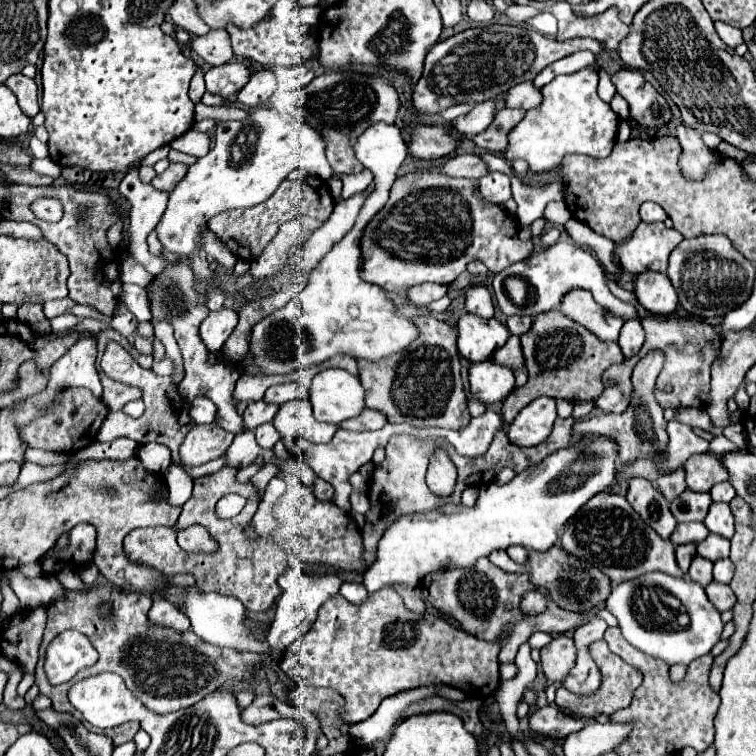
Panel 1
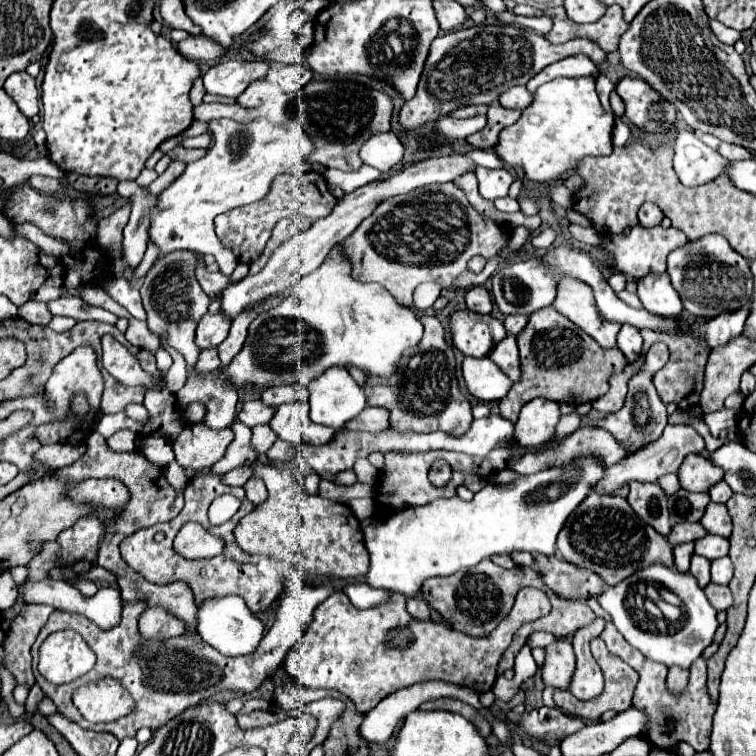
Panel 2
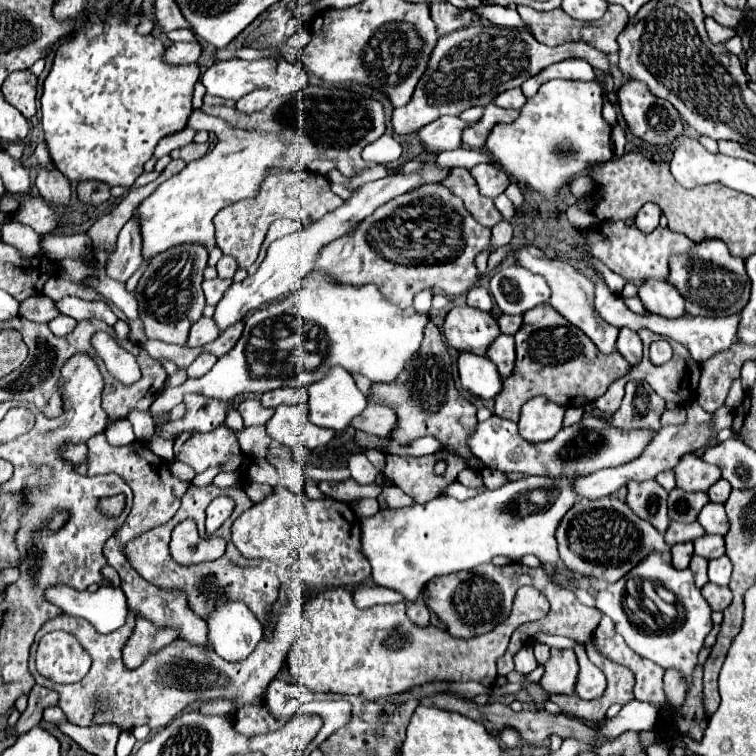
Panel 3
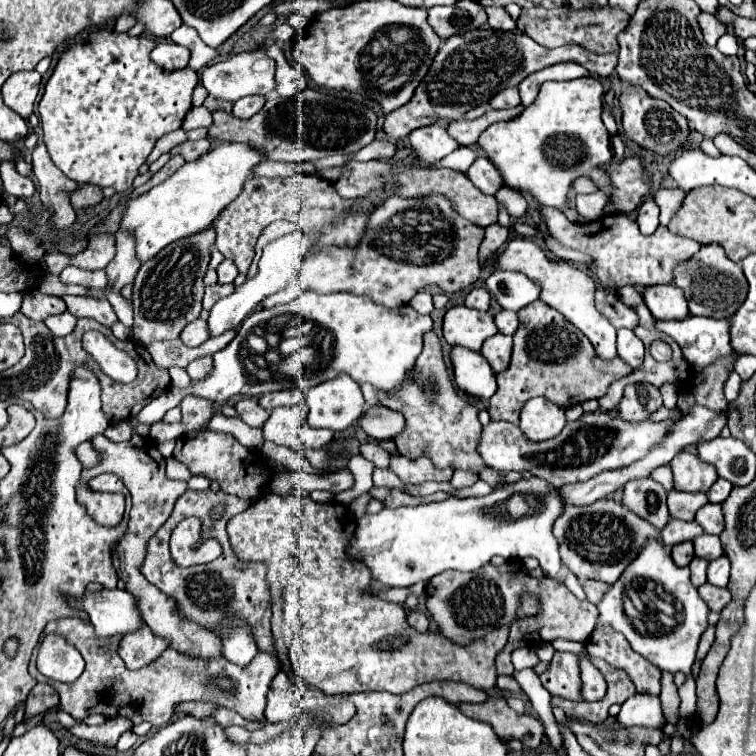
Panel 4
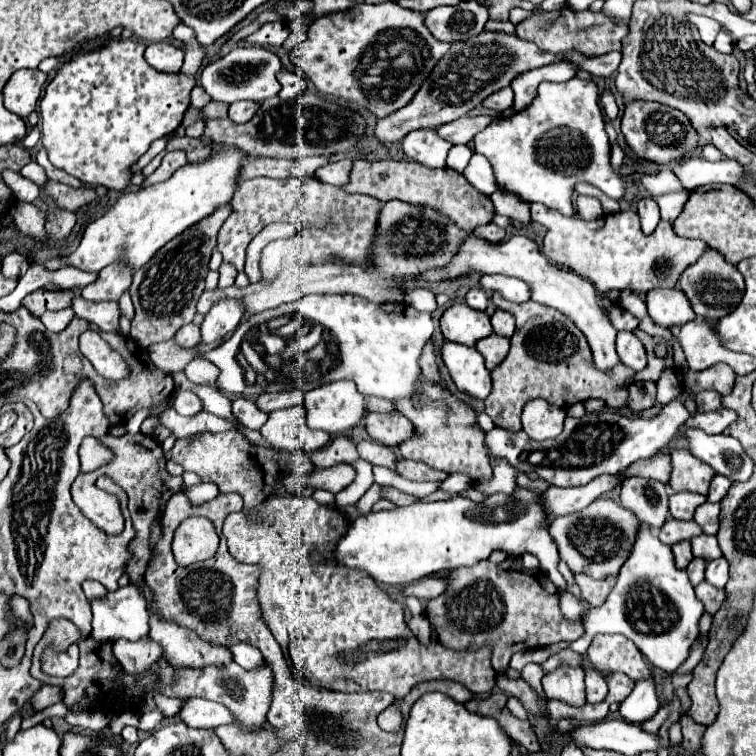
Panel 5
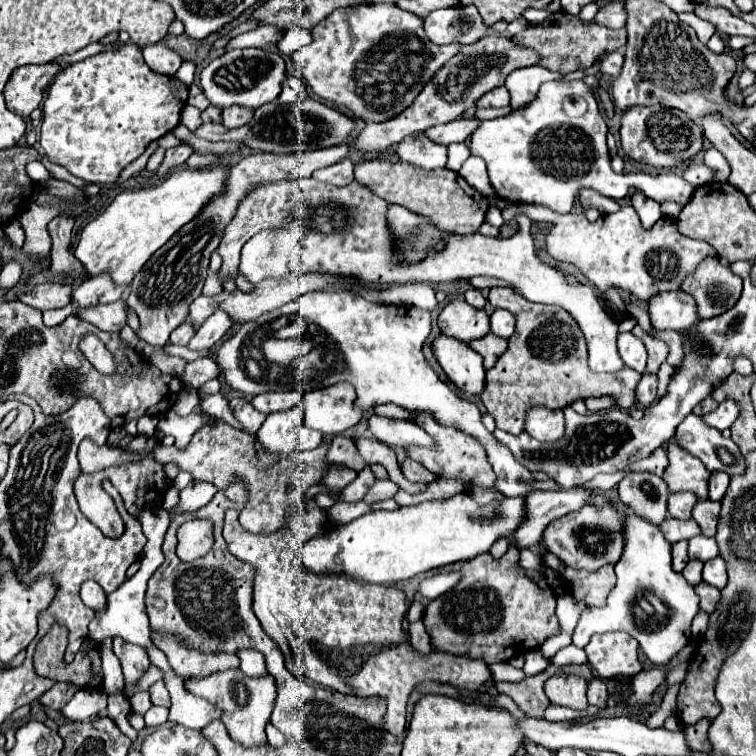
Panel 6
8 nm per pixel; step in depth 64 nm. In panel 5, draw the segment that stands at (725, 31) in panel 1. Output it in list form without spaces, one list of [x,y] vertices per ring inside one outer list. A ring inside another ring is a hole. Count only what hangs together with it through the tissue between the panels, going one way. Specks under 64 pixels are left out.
[[[688,14],[688,20],[692,20],[692,24],[700,30],[702,42],[710,46],[714,42],[718,30],[720,30],[720,24],[712,18],[704,18],[704,16],[698,16],[698,14]]]

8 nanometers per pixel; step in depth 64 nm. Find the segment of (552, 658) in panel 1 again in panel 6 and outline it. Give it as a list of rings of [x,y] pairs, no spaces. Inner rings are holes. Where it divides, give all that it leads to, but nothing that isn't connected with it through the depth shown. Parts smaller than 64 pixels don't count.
[[[556,676],[548,678],[544,684],[544,692],[556,706],[568,706],[572,710],[586,710],[586,686],[588,682],[578,676]]]

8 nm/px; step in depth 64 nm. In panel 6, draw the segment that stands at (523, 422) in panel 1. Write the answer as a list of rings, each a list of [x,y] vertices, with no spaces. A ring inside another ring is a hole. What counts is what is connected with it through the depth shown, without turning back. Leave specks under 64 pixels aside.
[[[530,408],[526,418],[526,432],[540,442],[554,442],[564,436],[564,414],[562,410]]]

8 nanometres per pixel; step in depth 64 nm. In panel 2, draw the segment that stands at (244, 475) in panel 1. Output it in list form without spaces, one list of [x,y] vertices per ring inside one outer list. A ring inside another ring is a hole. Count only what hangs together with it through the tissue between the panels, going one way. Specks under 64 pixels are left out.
[[[250,466],[238,467],[223,475],[223,483],[232,487],[243,486],[251,476]]]

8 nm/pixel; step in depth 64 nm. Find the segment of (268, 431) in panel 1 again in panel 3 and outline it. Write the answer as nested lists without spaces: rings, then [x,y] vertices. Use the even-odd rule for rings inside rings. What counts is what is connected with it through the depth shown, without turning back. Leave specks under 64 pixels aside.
[[[244,426],[242,430],[234,430],[242,450],[250,456],[256,456],[256,458],[262,458],[266,456],[266,450],[268,446],[272,444],[272,440],[266,436],[266,428],[264,426]]]

